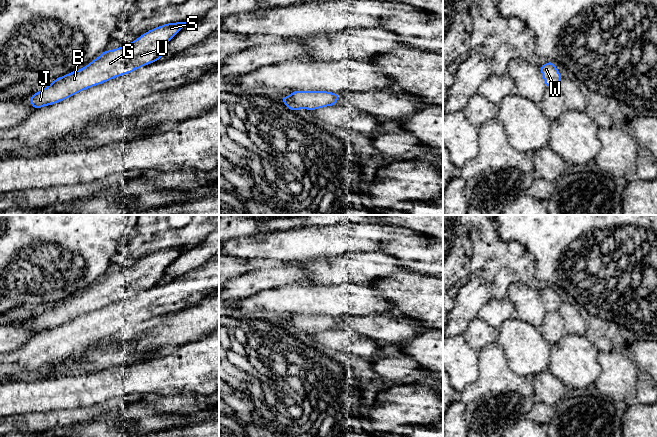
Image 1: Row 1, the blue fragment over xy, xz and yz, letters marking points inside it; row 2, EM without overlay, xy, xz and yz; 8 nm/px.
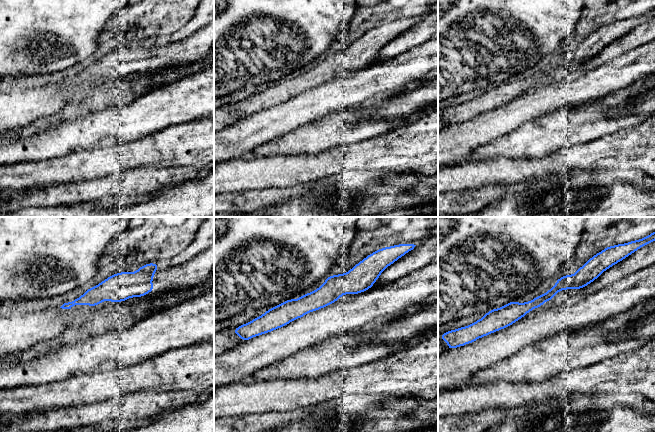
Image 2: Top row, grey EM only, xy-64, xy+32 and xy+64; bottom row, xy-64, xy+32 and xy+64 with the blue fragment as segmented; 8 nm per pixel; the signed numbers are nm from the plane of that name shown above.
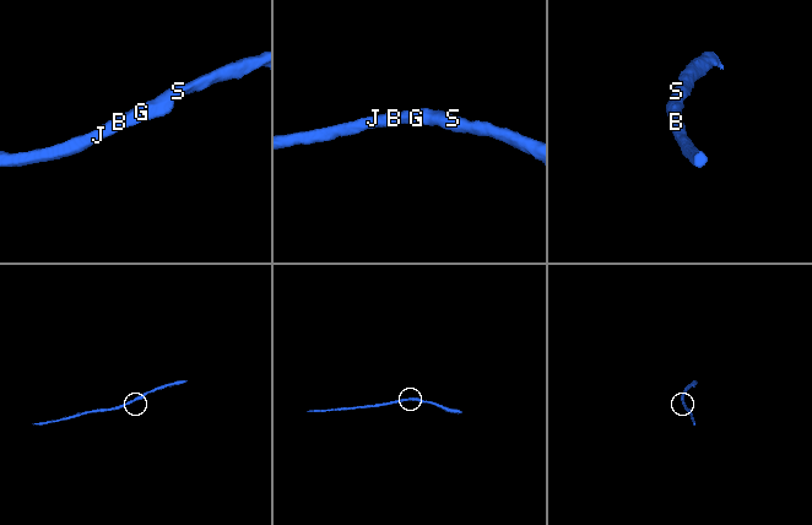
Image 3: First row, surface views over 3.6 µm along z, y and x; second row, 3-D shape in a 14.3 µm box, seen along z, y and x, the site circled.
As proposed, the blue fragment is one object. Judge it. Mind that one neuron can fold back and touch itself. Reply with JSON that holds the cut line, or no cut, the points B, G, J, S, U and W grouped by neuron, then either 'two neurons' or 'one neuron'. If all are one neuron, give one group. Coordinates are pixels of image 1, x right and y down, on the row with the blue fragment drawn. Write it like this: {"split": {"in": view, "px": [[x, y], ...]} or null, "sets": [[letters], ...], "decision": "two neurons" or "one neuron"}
{"split": null, "sets": [["B", "G", "J", "S", "U", "W"]], "decision": "one neuron"}

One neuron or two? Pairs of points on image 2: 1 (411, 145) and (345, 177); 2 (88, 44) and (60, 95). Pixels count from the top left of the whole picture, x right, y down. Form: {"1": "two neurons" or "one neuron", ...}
{"1": "two neurons", "2": "two neurons"}

